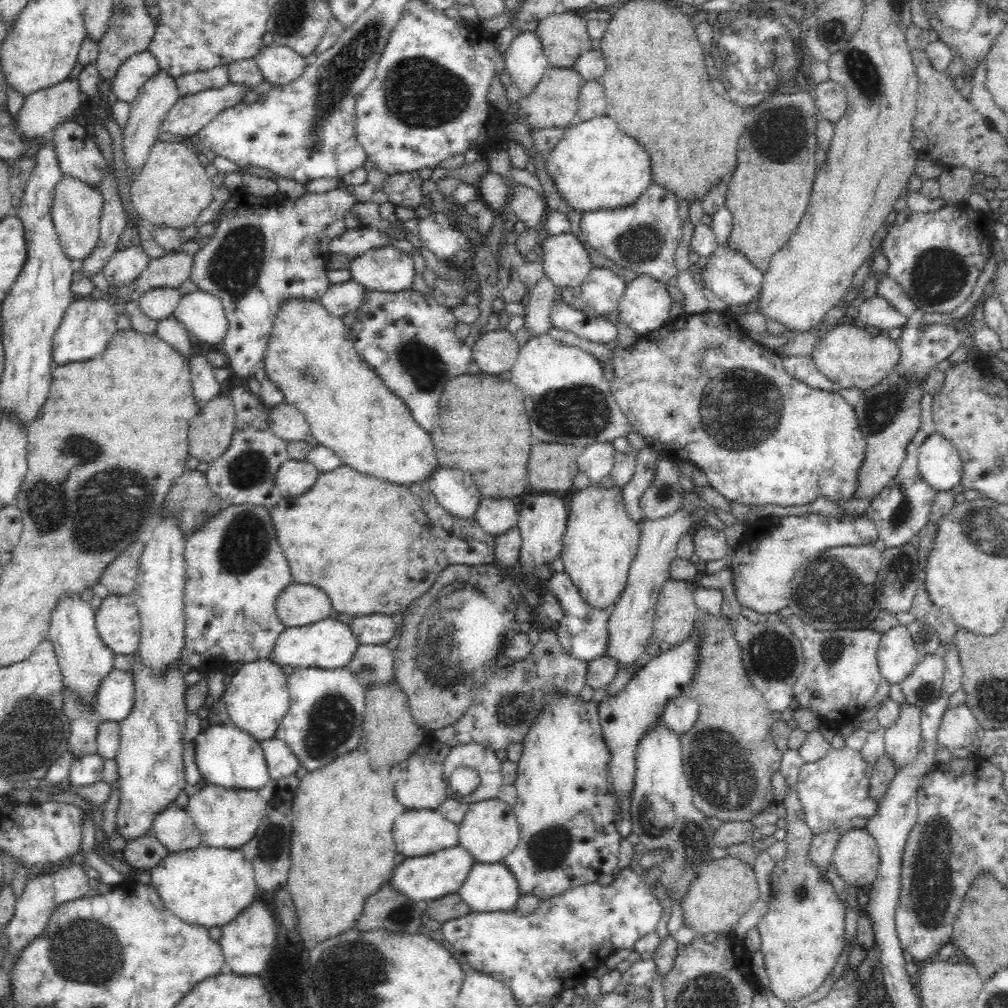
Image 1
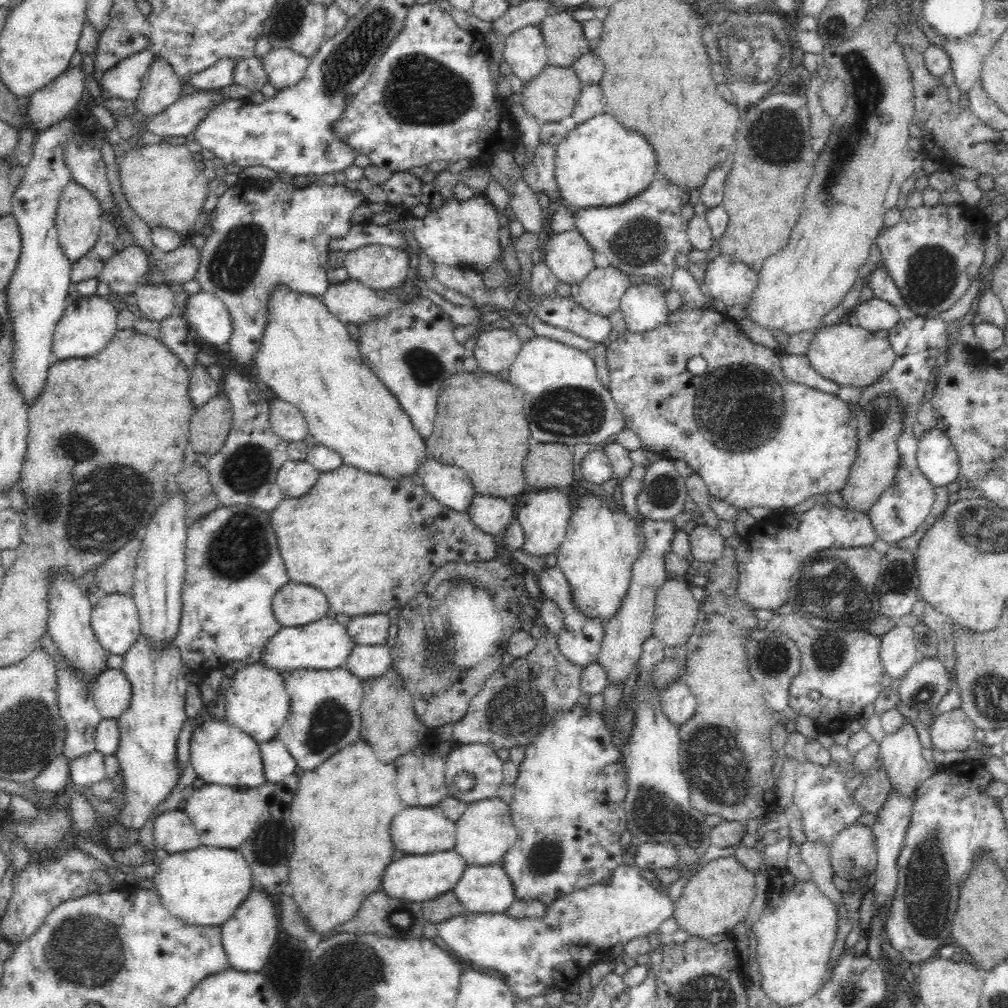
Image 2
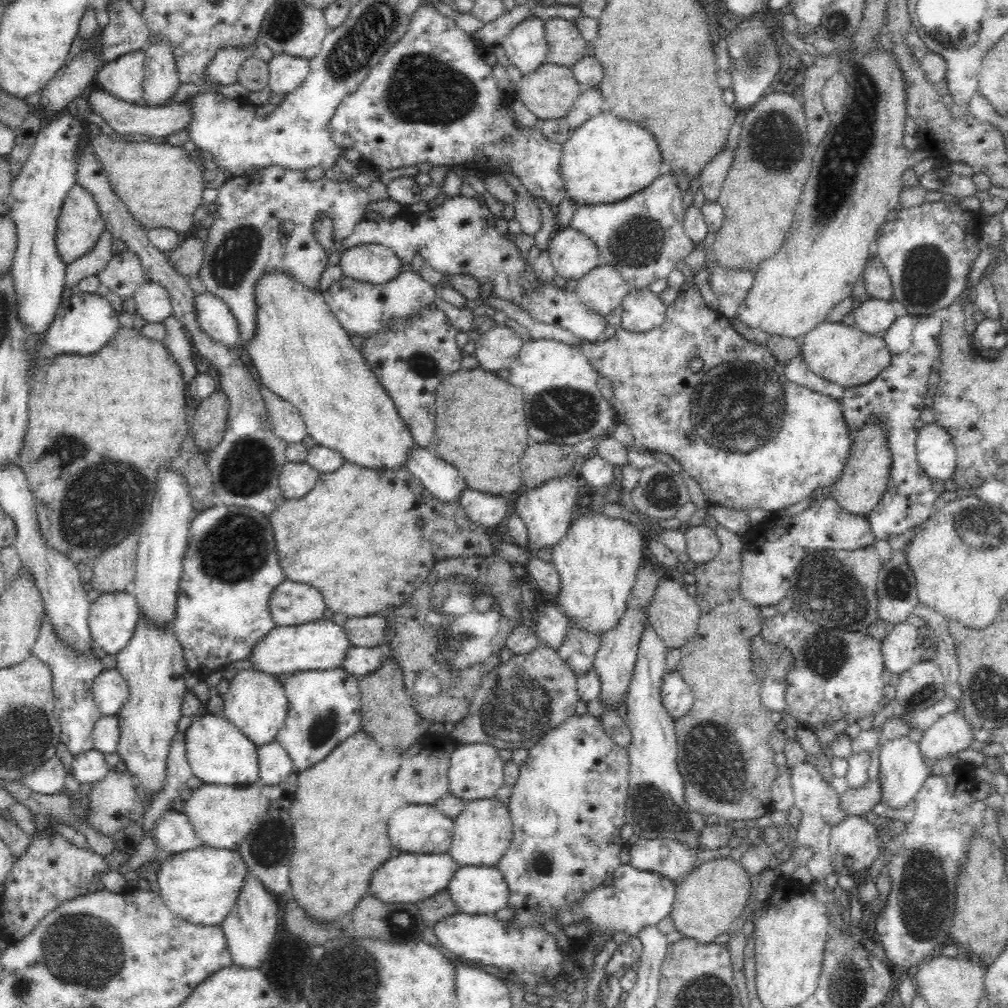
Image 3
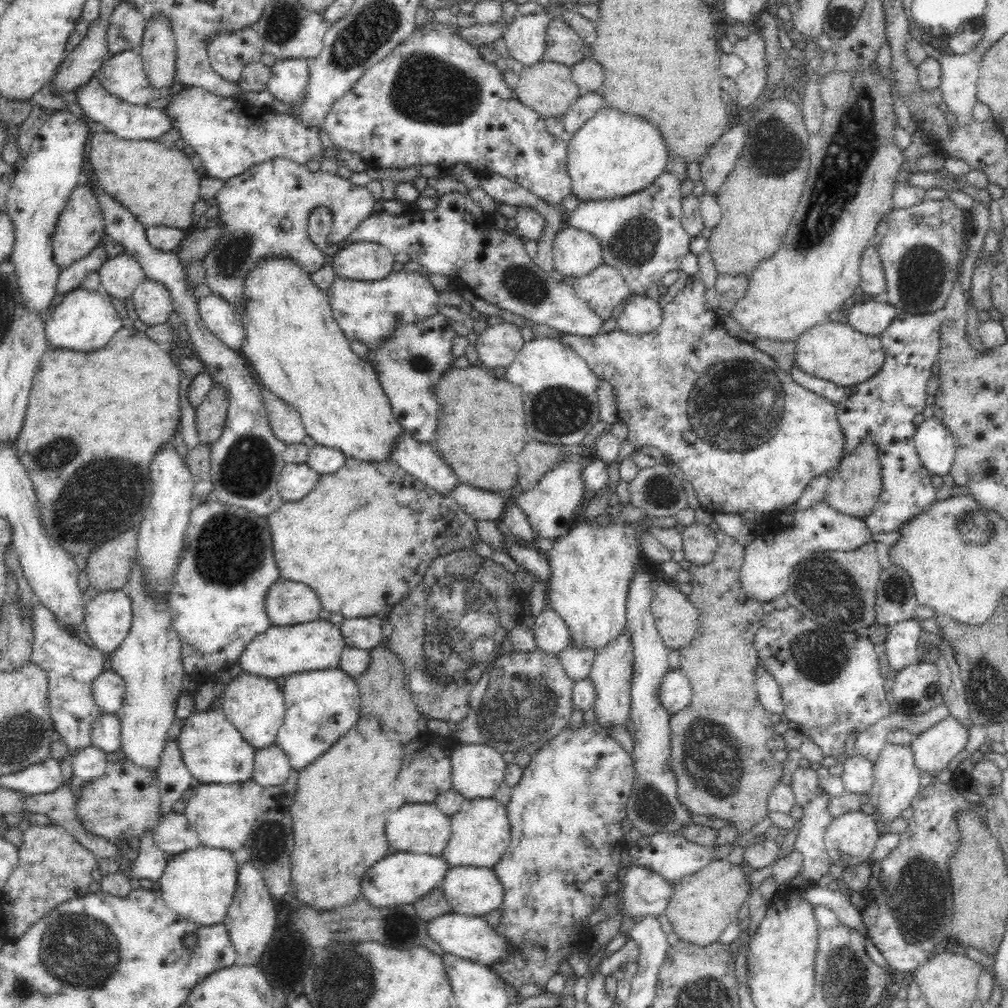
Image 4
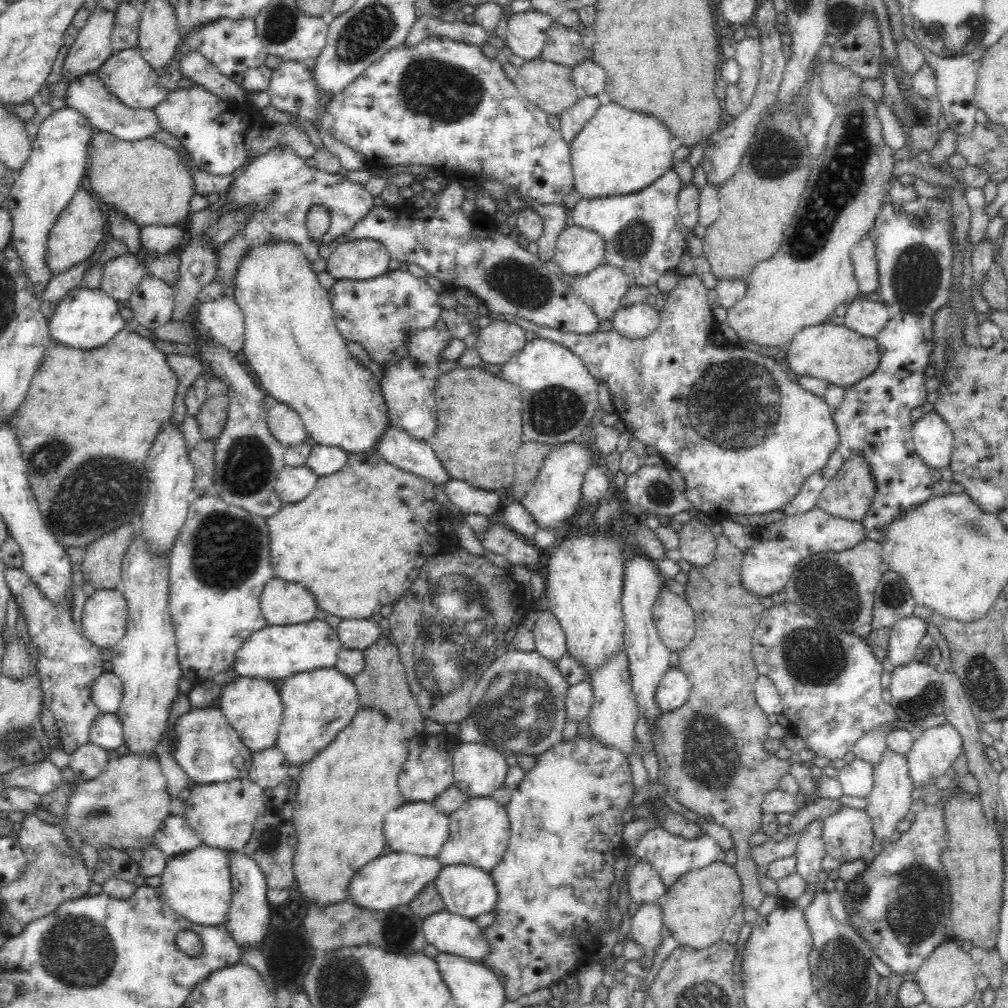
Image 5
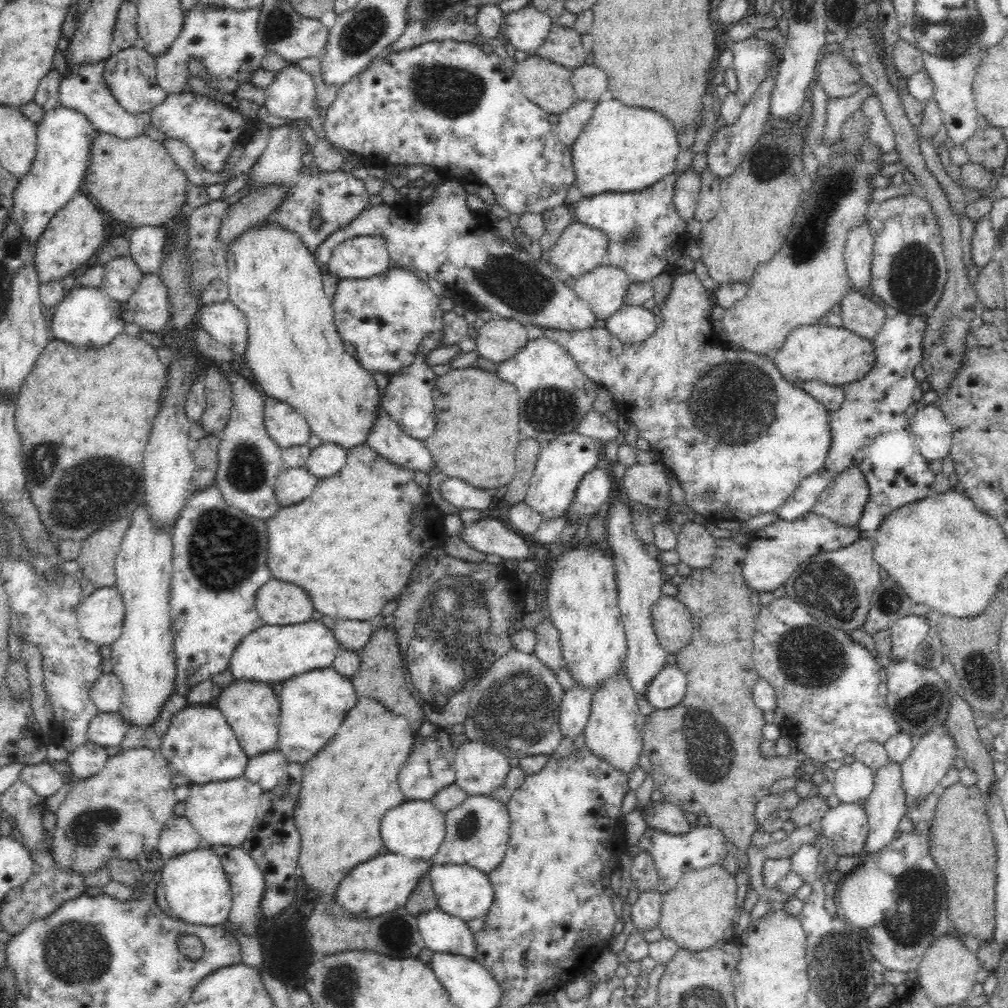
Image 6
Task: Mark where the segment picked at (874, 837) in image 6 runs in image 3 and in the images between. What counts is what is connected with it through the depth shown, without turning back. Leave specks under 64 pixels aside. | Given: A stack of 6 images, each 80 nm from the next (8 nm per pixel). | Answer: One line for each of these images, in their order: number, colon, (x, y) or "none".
3: (902, 771)
4: (896, 782)
5: (890, 799)

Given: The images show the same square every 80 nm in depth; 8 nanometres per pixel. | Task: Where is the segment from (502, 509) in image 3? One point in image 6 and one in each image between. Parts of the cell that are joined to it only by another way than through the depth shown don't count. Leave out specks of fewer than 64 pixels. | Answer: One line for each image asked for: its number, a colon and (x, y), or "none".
4: (479, 504)
5: (468, 498)
6: (460, 494)

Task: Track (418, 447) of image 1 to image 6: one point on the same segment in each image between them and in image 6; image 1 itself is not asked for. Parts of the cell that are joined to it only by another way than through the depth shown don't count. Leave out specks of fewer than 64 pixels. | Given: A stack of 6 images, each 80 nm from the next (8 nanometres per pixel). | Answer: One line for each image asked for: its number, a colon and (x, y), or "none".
2: (306, 357)
3: (301, 352)
4: (300, 354)
5: (291, 341)
6: (294, 350)

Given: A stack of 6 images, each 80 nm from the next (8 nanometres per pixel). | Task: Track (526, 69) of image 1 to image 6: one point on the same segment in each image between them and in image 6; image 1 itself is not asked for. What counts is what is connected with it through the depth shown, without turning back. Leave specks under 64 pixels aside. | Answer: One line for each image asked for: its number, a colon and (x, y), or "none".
2: (525, 51)
3: (525, 46)
4: (526, 37)
5: (526, 33)
6: (526, 28)

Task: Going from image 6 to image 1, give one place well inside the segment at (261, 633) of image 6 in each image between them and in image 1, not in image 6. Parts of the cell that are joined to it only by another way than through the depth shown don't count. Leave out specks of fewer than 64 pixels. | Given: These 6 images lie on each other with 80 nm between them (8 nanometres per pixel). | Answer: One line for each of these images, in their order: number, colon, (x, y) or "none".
1: (328, 644)
2: (324, 644)
3: (316, 645)
4: (280, 651)
5: (275, 652)

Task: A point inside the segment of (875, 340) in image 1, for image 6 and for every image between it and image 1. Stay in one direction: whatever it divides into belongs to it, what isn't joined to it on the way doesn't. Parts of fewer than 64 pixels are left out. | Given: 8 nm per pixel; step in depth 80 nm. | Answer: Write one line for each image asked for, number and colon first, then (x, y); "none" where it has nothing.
2: (848, 355)
3: (843, 354)
4: (833, 351)
5: (835, 354)
6: (836, 356)

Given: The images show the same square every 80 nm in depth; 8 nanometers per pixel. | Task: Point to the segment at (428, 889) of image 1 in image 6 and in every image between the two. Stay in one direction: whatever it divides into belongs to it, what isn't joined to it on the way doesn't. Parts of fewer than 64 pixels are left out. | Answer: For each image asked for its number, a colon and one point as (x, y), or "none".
2: (414, 877)
3: (408, 877)
4: (400, 878)
5: (393, 879)
6: (380, 885)

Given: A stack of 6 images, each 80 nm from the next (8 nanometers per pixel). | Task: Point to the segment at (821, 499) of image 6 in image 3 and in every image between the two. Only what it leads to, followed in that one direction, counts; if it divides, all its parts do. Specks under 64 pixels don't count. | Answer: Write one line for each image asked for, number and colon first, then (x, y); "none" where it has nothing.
3: (861, 484)
4: (853, 488)
5: (848, 495)

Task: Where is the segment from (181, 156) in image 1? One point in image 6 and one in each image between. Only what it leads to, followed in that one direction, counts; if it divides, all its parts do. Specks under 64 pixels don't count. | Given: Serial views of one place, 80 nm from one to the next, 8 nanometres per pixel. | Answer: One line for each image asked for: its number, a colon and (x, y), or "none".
2: (162, 183)
3: (160, 185)
4: (160, 185)
5: (144, 179)
6: (134, 182)

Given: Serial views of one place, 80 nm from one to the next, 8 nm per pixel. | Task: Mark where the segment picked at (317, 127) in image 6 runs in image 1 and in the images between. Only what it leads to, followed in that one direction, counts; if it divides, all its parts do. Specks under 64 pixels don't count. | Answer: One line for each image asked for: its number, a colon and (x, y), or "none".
1: (280, 65)
2: (284, 67)
3: (286, 72)
4: (288, 83)
5: (292, 90)

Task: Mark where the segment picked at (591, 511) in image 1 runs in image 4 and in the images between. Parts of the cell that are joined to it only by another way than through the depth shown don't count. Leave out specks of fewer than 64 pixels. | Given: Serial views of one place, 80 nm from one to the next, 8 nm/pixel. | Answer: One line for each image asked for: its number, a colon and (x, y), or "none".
2: (602, 544)
3: (597, 560)
4: (590, 567)

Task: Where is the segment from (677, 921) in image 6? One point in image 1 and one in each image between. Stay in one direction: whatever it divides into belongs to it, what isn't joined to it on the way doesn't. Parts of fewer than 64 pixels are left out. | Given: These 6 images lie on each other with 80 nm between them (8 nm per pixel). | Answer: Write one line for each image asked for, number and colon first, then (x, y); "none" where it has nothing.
1: (726, 889)
2: (717, 896)
3: (709, 899)
4: (702, 904)
5: (696, 909)

